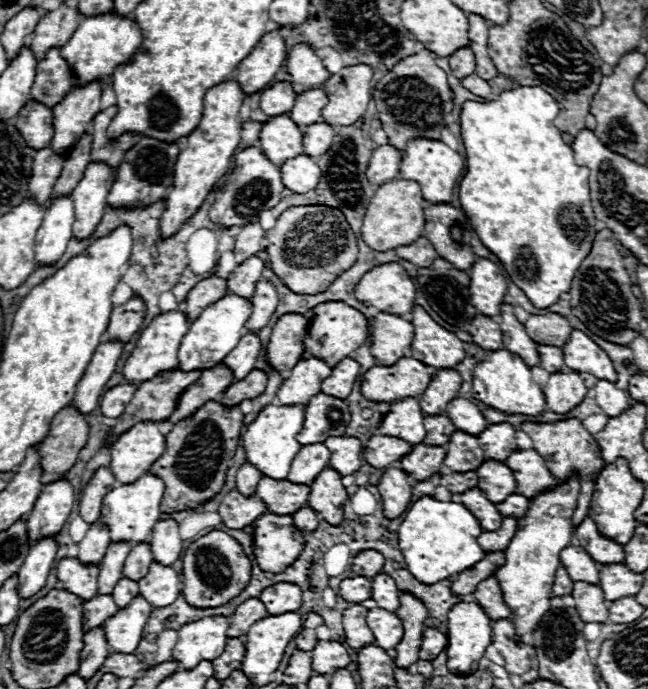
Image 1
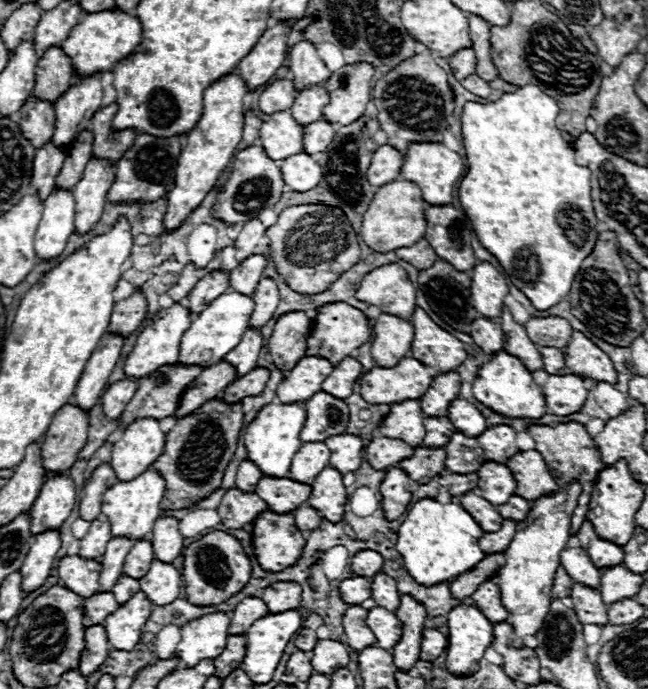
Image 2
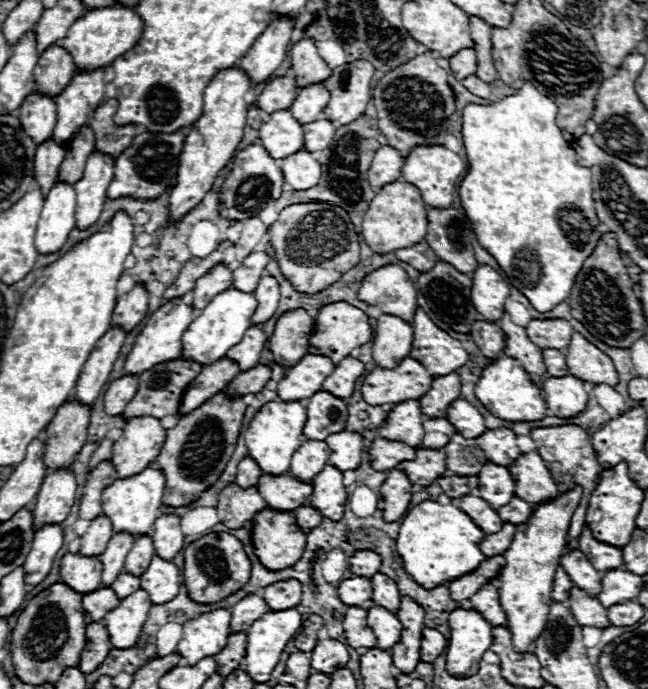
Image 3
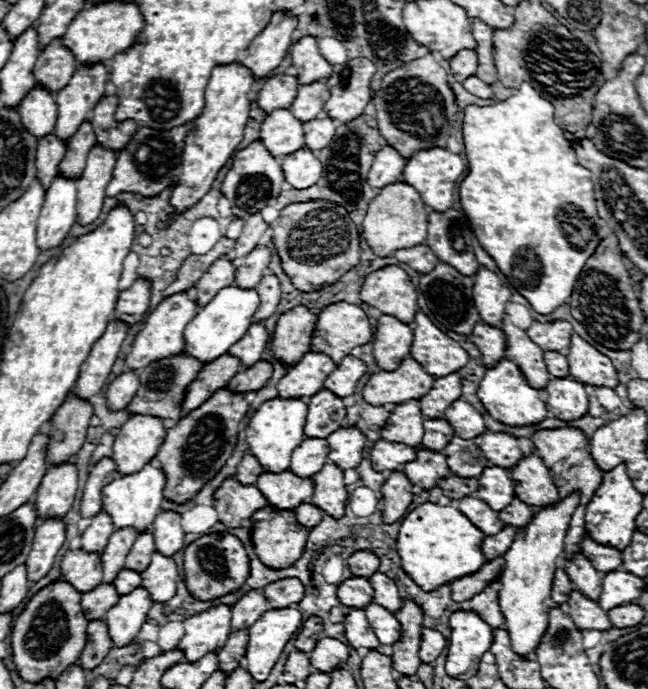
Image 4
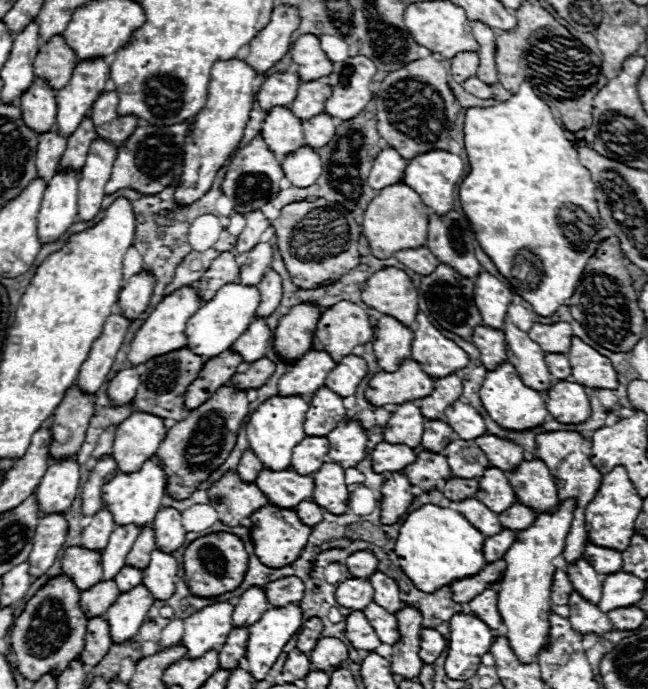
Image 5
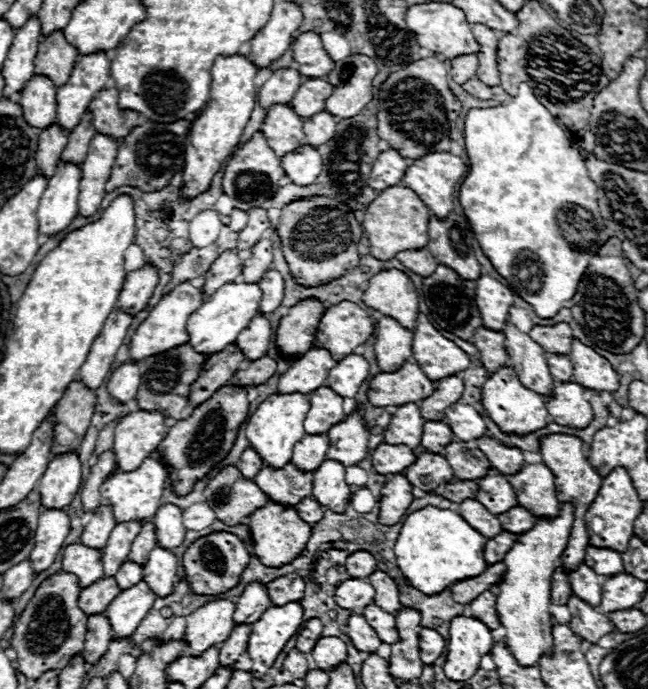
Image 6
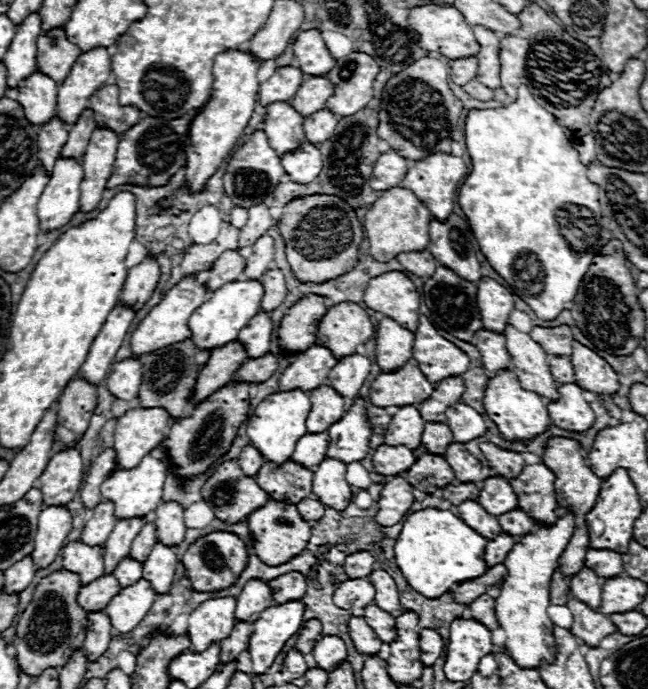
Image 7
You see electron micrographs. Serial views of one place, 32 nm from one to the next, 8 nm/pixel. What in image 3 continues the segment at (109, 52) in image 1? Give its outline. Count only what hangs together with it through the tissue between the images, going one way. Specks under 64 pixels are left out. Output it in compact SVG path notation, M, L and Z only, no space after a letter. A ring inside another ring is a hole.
M114 4L110 8L100 8L100 10L88 10L80 20L76 20L66 38L60 42L66 52L72 52L74 56L74 66L80 72L92 72L94 68L106 68L110 66L118 56L126 54L134 44L138 44L142 34L142 20L134 10L122 8L120 4Z

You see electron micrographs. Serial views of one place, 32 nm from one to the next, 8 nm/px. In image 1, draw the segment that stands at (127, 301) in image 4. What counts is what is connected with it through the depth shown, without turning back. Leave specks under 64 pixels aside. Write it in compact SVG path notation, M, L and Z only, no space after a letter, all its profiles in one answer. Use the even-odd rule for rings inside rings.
M130 298L126 304L116 306L110 314L110 328L106 328L106 338L122 340L122 344L130 342L130 338L140 330L144 314L146 310L140 298Z

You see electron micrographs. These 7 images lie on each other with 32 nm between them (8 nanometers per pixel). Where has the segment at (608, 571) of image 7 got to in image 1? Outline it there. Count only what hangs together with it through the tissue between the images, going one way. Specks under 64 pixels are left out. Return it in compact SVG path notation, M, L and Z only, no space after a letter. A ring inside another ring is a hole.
M584 518L582 524L574 532L578 544L600 564L610 562L622 562L624 560L624 546L602 536L596 528L596 522L592 518Z

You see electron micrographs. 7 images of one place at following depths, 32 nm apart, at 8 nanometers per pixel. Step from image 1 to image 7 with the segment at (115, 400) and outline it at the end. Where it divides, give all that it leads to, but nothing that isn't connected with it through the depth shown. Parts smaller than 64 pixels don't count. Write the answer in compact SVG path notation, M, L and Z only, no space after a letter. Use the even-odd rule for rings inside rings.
M126 358L112 366L108 376L108 390L120 400L132 400L138 396L142 382L142 364L136 358Z

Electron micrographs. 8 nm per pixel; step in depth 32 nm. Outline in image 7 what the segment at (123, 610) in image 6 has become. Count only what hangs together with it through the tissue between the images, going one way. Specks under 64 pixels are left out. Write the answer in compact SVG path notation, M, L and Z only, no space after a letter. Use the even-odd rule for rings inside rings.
M144 578L128 588L122 588L118 596L114 596L114 600L110 600L110 604L104 610L106 616L110 616L112 628L118 634L132 632L150 610L154 596L156 592Z

